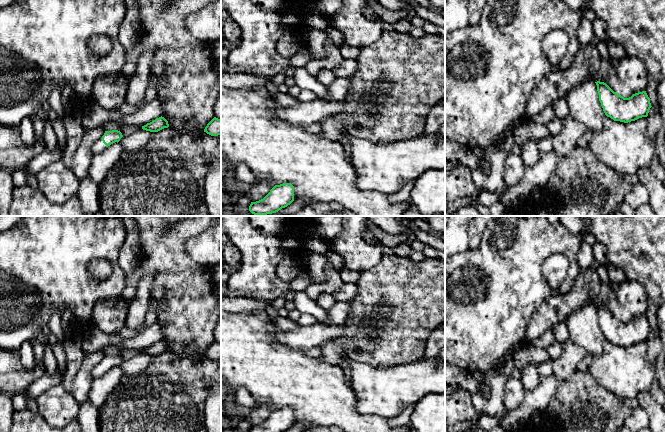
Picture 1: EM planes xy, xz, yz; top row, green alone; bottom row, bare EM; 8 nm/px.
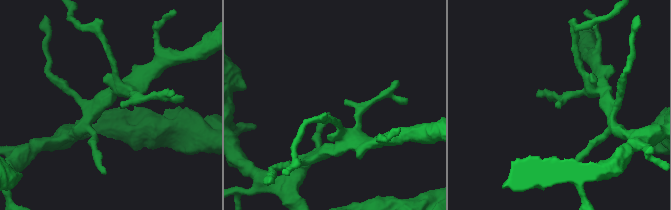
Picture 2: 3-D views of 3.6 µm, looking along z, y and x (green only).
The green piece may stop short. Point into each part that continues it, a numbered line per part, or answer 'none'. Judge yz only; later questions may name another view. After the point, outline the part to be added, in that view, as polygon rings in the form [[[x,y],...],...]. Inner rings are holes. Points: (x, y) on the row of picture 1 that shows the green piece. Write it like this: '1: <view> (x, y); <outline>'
none

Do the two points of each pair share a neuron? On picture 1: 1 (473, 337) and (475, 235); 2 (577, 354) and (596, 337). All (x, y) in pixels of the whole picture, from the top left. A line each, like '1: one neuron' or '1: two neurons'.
1: two neurons
2: two neurons

